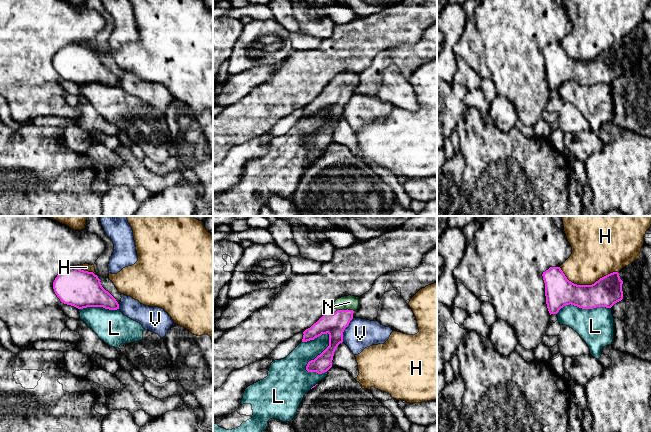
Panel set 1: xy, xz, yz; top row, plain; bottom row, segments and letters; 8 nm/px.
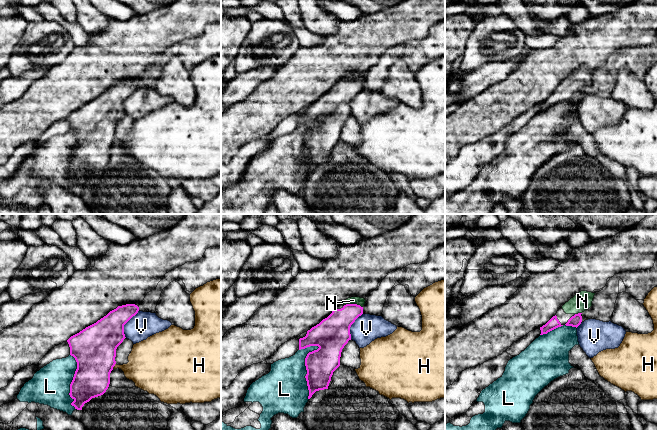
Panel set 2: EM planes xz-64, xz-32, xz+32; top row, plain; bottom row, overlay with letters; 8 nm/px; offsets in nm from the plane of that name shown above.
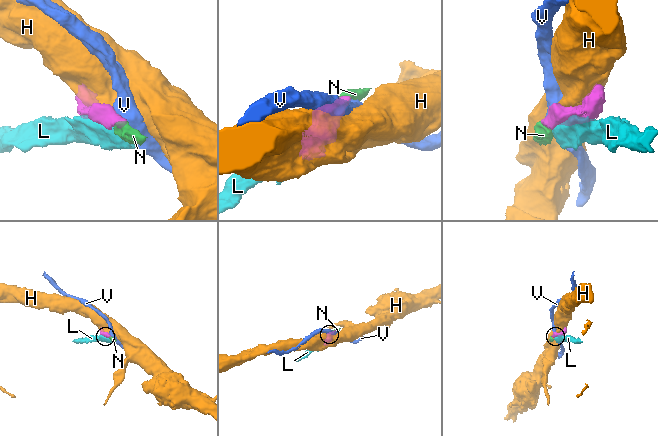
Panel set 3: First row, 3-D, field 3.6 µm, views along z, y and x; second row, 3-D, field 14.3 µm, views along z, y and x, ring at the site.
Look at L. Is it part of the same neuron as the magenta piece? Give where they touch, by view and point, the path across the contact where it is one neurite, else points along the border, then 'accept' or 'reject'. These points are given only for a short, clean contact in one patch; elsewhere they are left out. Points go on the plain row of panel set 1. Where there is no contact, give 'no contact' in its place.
contact xz (320, 130); reject

